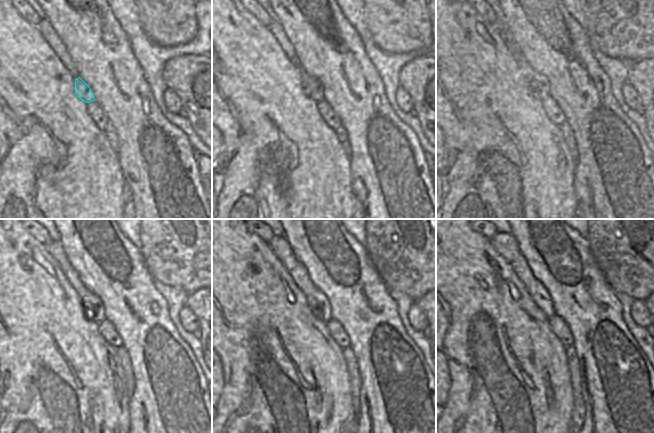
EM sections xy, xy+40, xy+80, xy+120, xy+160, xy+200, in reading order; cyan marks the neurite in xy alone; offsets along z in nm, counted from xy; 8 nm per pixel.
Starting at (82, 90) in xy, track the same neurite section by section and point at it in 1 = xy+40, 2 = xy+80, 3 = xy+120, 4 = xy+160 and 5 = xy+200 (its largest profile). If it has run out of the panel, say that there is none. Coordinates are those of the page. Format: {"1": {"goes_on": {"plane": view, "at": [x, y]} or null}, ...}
{"1": {"goes_on": {"plane": "xy+40", "at": [312, 89]}}, "2": {"goes_on": {"plane": "xy+80", "at": [538, 85]}}, "3": {"goes_on": {"plane": "xy+120", "at": [93, 306]}}, "4": {"goes_on": {"plane": "xy+160", "at": [279, 245]}}, "5": {"goes_on": {"plane": "xy+200", "at": [505, 244]}}}

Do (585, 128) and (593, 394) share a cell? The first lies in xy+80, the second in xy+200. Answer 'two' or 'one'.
one

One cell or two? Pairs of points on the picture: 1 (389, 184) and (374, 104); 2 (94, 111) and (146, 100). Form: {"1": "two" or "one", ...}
{"1": "one", "2": "two"}

